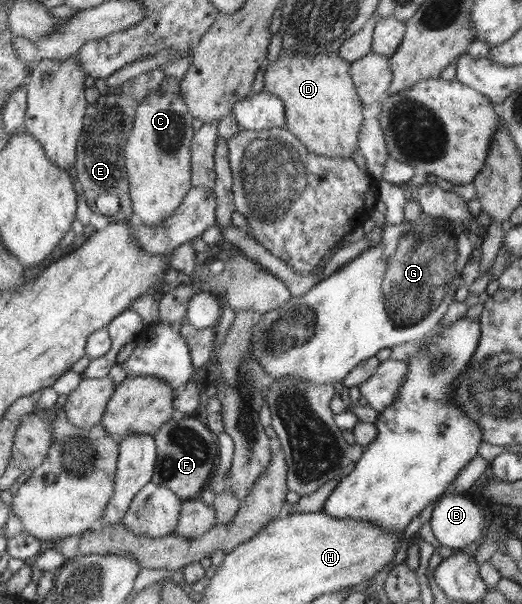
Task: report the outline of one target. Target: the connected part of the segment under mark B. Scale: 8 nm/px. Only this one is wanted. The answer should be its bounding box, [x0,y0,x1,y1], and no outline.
[430,493,491,551]

